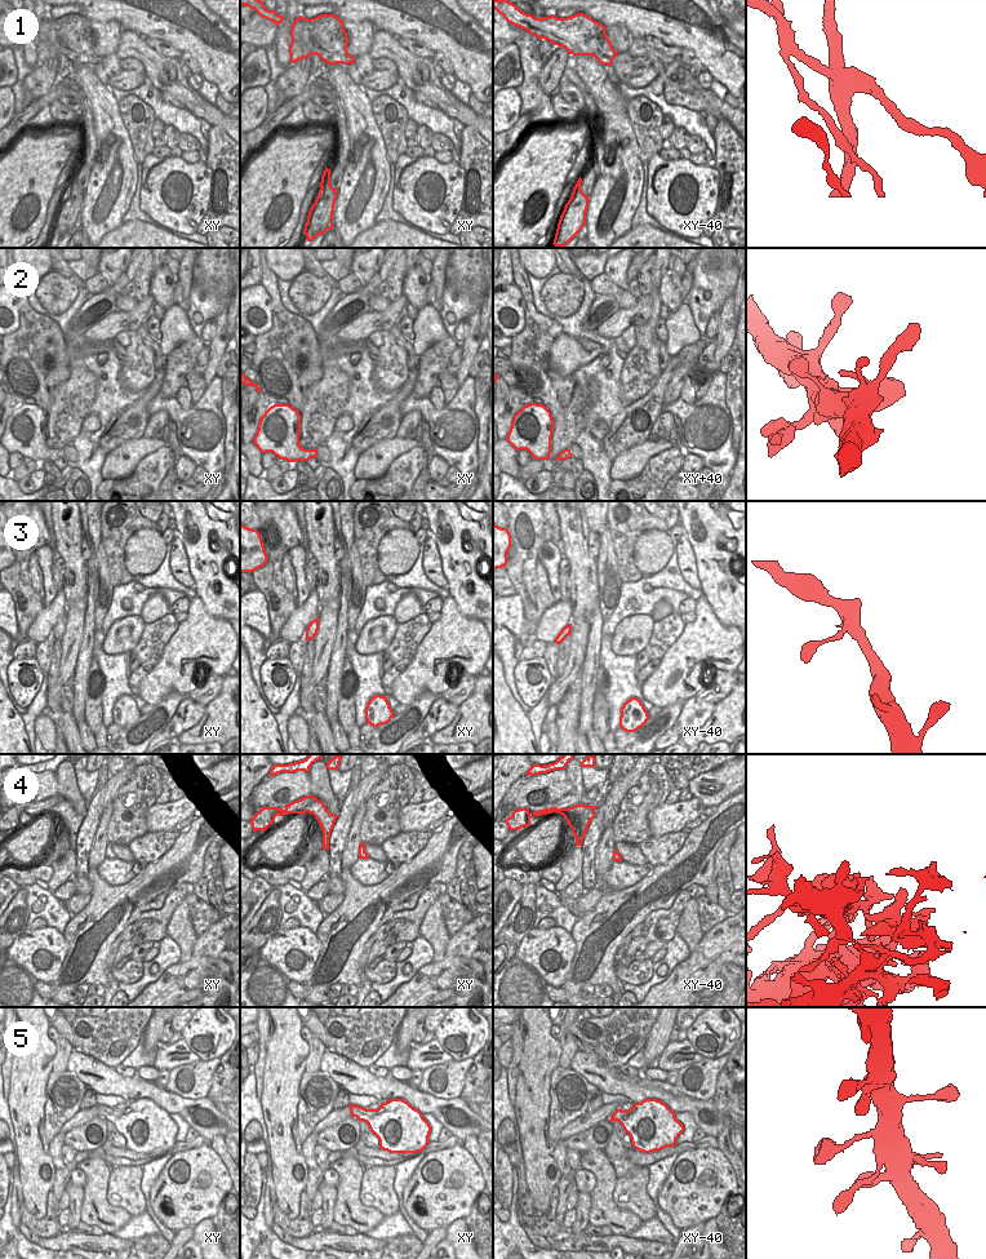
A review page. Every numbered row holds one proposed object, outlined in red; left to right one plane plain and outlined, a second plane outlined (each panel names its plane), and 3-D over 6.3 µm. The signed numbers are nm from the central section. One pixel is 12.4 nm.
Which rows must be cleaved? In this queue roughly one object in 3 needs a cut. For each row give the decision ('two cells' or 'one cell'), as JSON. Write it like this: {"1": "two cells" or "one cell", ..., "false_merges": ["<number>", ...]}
{"1": "two cells", "2": "one cell", "3": "one cell", "4": "two cells", "5": "one cell", "false_merges": ["1", "4"]}

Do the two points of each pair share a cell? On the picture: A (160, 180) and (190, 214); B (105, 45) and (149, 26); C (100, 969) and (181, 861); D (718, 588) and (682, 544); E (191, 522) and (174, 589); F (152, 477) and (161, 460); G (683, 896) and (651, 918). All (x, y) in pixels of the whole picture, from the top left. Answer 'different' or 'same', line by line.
A: same
B: different
C: same
D: different
E: different
F: same
G: same

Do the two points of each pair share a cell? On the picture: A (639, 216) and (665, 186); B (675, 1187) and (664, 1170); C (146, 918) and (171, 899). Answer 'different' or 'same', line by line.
A: different
B: different
C: same

